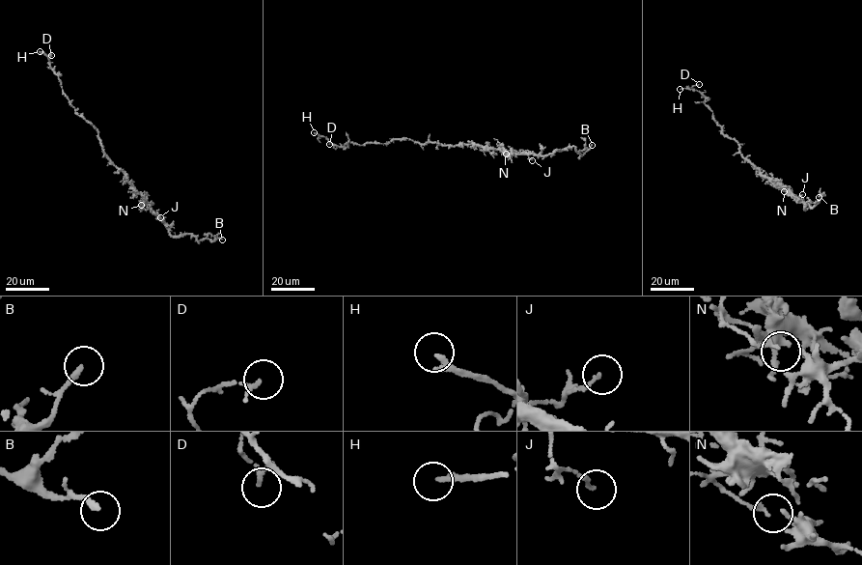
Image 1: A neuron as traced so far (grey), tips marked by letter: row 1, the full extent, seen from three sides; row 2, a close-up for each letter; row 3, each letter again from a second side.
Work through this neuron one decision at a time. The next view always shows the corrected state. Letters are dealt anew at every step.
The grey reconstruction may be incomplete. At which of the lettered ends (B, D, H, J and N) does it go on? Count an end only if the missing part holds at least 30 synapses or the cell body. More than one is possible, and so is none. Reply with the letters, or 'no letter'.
H

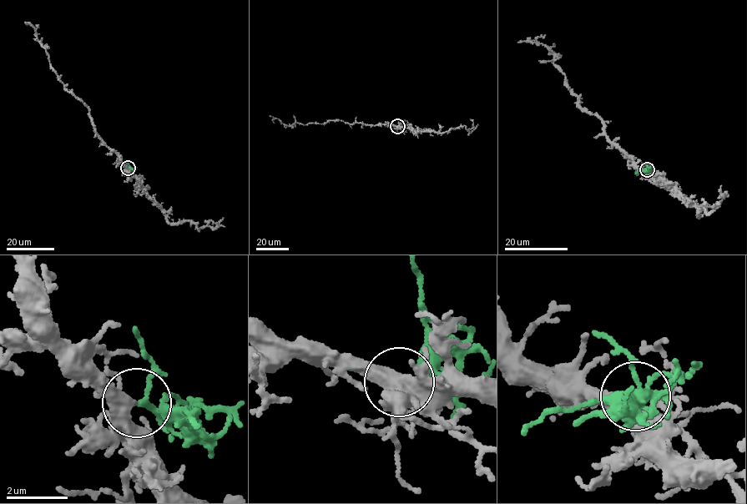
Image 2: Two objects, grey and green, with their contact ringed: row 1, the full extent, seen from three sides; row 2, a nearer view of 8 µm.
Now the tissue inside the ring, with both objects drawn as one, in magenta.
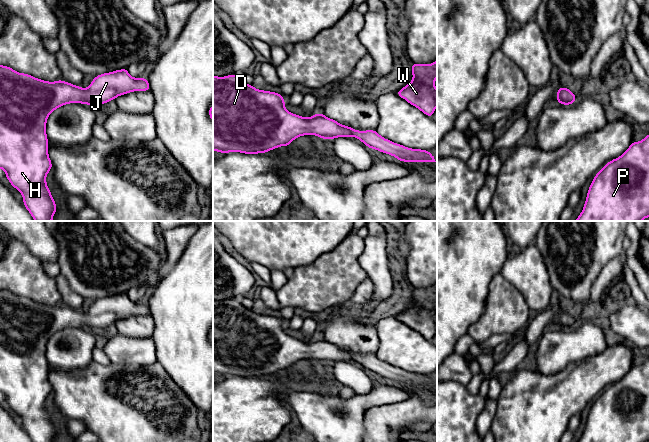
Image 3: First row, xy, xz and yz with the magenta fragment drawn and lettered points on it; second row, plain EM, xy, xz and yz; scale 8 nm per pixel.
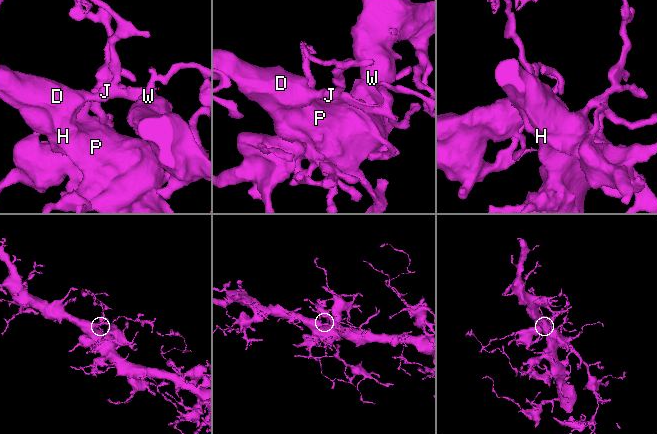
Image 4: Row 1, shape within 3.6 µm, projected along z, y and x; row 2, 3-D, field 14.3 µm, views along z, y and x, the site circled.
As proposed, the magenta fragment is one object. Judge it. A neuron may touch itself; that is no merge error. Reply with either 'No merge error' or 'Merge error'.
No merge error

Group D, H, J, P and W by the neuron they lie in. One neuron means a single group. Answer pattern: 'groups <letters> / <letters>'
groups D H J P W

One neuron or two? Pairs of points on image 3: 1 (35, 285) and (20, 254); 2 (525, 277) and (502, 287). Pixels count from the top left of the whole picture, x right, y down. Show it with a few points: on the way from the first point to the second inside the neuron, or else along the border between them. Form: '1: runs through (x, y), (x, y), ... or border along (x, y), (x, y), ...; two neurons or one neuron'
1: runs through (27, 277), (20, 270), (20, 262); one neuron
2: border along (500, 272), (525, 301); two neurons

